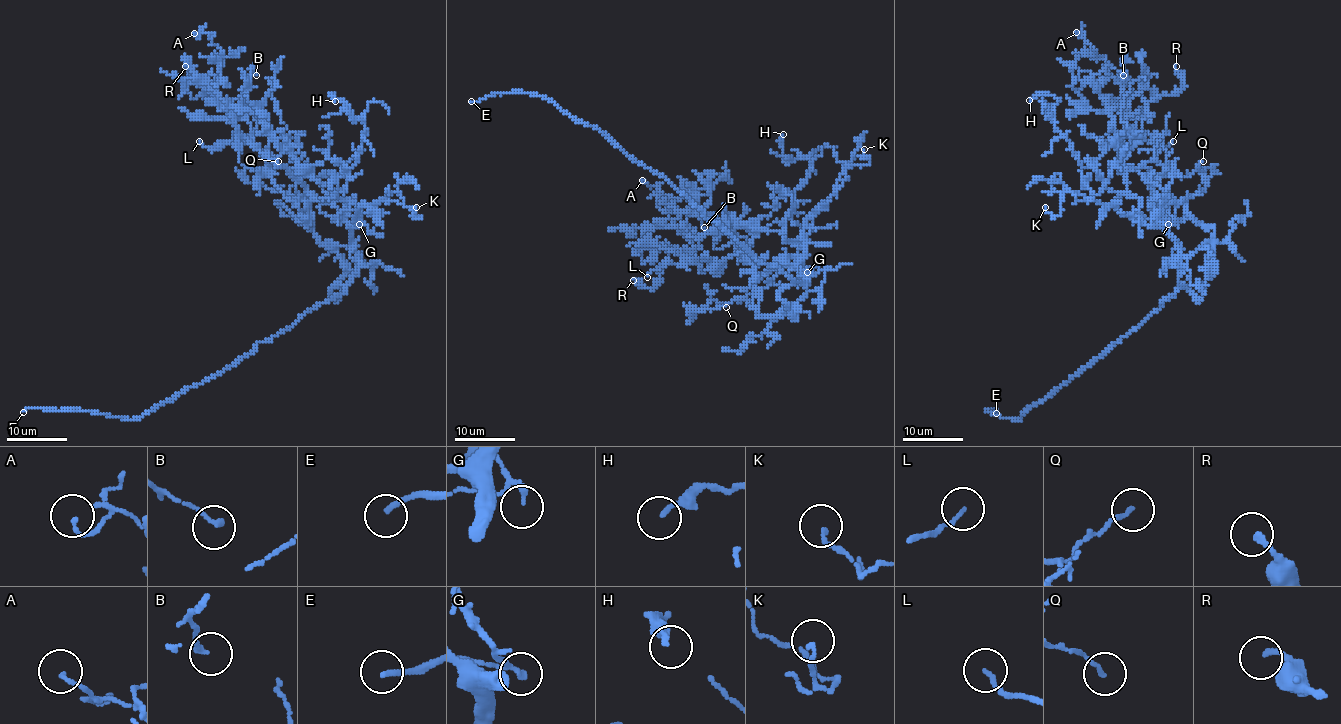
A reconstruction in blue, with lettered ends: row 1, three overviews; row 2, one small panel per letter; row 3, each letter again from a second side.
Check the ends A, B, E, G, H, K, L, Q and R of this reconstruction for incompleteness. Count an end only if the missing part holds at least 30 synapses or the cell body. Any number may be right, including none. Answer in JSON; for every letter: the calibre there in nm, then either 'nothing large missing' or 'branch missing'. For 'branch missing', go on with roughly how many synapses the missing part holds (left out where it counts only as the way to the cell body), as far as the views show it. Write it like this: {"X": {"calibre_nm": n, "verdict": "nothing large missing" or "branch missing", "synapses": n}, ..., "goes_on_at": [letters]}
{"A": {"calibre_nm": 120, "verdict": "nothing large missing"}, "B": {"calibre_nm": 180, "verdict": "nothing large missing"}, "E": {"calibre_nm": 180, "verdict": "branch missing"}, "G": {"calibre_nm": 120, "verdict": "nothing large missing"}, "H": {"calibre_nm": 150, "verdict": "nothing large missing"}, "K": {"calibre_nm": 140, "verdict": "nothing large missing"}, "L": {"calibre_nm": 120, "verdict": "nothing large missing"}, "Q": {"calibre_nm": 120, "verdict": "nothing large missing"}, "R": {"calibre_nm": 170, "verdict": "nothing large missing"}, "goes_on_at": ["E"]}

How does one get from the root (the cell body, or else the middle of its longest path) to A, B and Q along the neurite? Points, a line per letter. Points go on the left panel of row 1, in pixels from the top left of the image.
A: (344, 289), (358, 263), (346, 219), (308, 206), (302, 182), (238, 131), (215, 89), (224, 54), (194, 33)
B: (344, 289), (350, 229), (277, 164), (281, 146), (241, 104), (256, 75)
Q: (344, 289), (358, 259), (343, 215), (329, 203), (254, 185), (244, 174), (247, 167), (265, 171), (278, 161)

